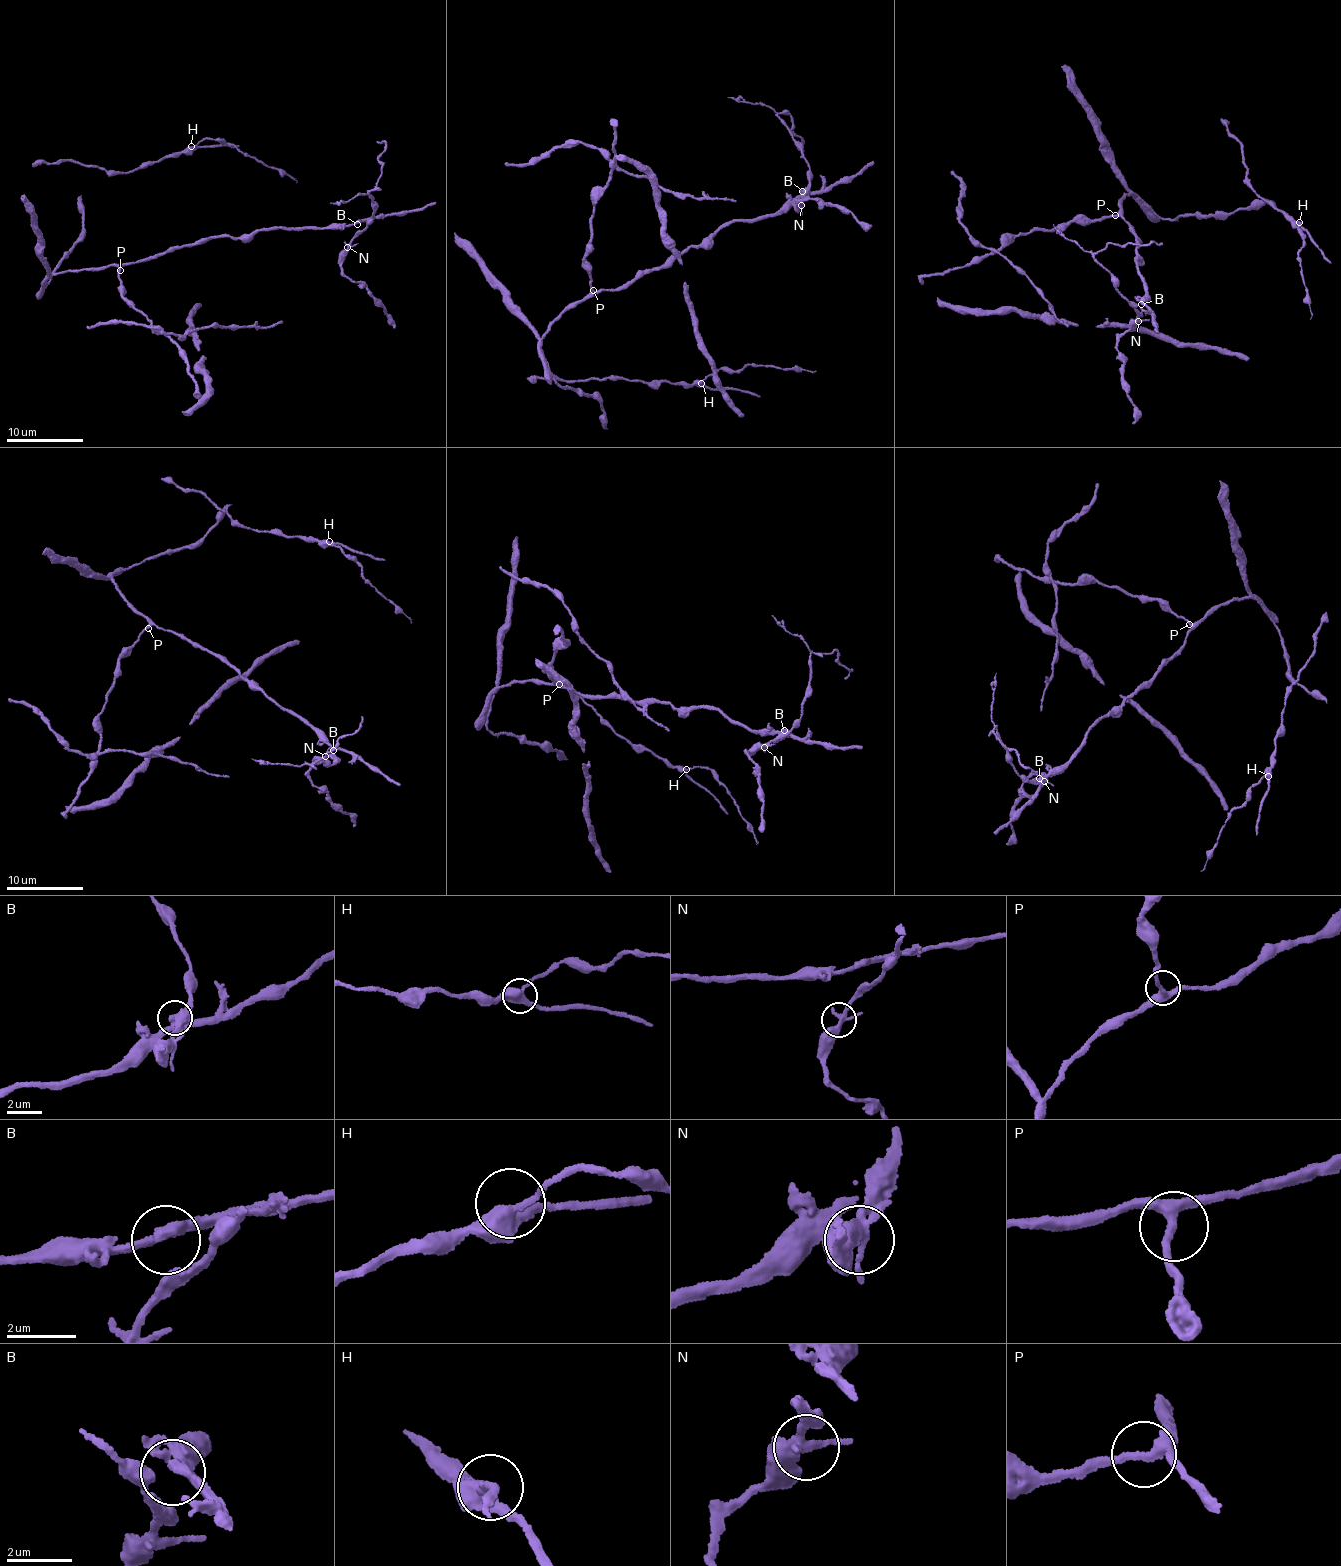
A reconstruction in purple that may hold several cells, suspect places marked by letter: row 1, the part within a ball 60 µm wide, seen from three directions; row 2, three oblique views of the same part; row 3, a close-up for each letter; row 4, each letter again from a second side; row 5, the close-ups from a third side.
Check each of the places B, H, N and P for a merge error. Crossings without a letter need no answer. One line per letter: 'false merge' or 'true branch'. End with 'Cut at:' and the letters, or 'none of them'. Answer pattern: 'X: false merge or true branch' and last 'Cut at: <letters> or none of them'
B: true branch
H: true branch
N: true branch
P: true branch
Cut at: none of them

